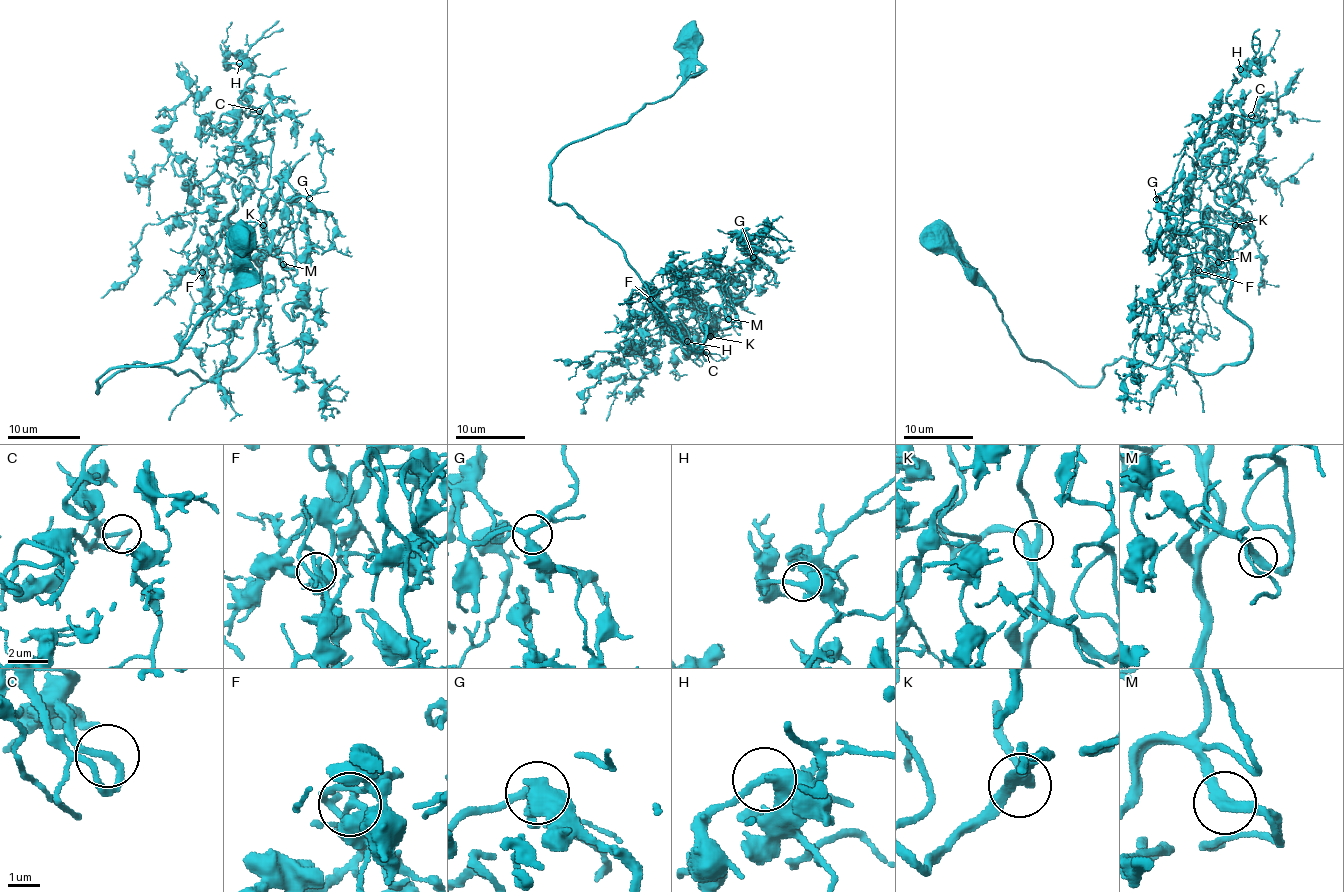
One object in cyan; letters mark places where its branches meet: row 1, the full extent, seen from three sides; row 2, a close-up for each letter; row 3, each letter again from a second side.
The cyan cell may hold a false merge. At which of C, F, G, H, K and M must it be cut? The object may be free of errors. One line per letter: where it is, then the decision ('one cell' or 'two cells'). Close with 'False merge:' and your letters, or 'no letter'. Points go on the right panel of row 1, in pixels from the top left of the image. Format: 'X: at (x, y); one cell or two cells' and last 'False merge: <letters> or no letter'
C: at (1251, 115); one cell
F: at (1198, 270); one cell
G: at (1156, 199); one cell
H: at (1240, 69); one cell
K: at (1235, 225); one cell
M: at (1218, 262); one cell
False merge: no letter

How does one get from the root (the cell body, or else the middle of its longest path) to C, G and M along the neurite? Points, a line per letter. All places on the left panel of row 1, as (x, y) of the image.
C: (239, 238), (181, 353), (97, 393), (254, 349), (272, 134), (232, 136), (259, 110)
G: (239, 238), (181, 353), (97, 393), (136, 364), (207, 382), (241, 240), (290, 221), (283, 178), (309, 198)
M: (239, 238), (181, 353), (97, 393), (136, 364), (232, 371), (258, 256), (283, 263)

